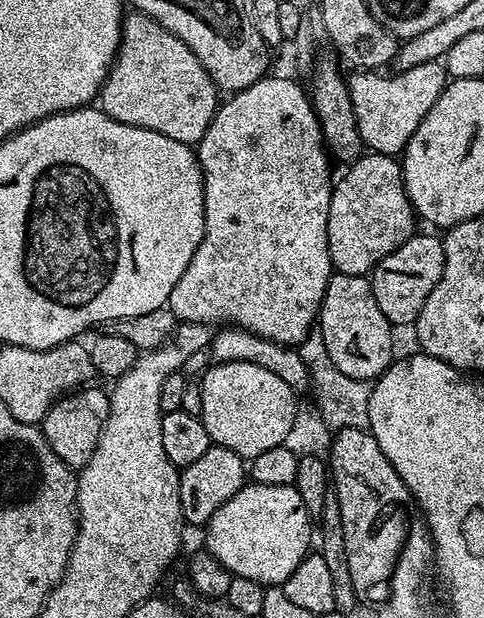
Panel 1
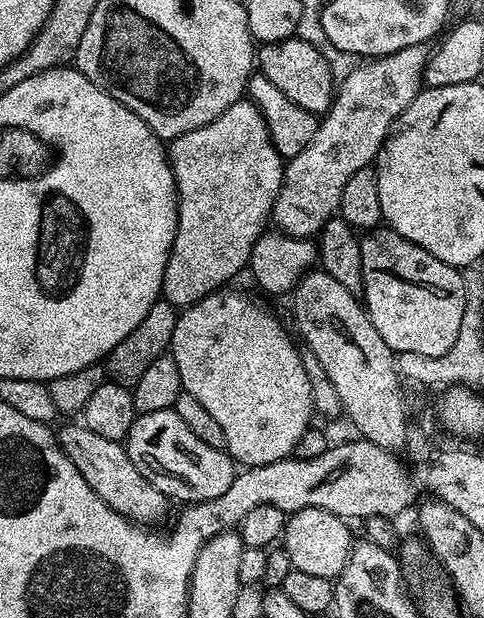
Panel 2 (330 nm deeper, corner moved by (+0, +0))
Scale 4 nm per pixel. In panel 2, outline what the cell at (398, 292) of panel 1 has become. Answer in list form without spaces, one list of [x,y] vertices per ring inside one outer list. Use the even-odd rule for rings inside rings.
[[[387,226],[369,231],[361,239],[362,303],[368,309],[374,330],[382,334],[382,342],[395,353],[410,351],[424,356],[438,356],[450,350],[461,329],[466,307],[466,286],[461,269],[434,258],[430,250],[422,250],[414,242],[402,238]]]

